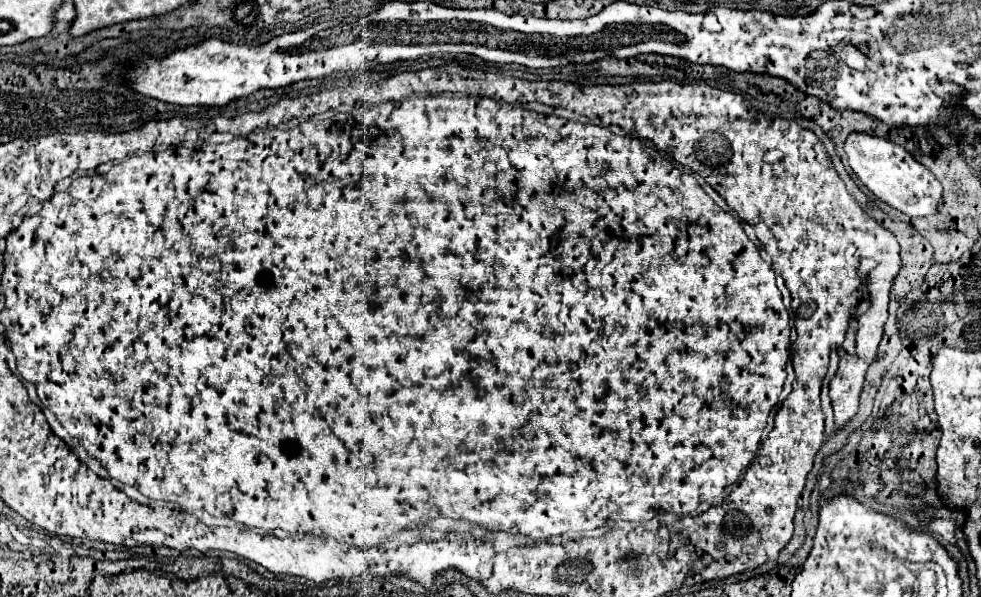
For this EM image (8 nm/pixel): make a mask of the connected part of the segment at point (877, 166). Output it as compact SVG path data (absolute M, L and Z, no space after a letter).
M855 132L849 134L849 140L845 140L845 152L857 178L889 206L907 216L931 216L937 212L941 182L935 178L935 174L931 174L931 170L927 170L927 166L919 164L907 150L903 150L903 146L887 142L885 138Z

